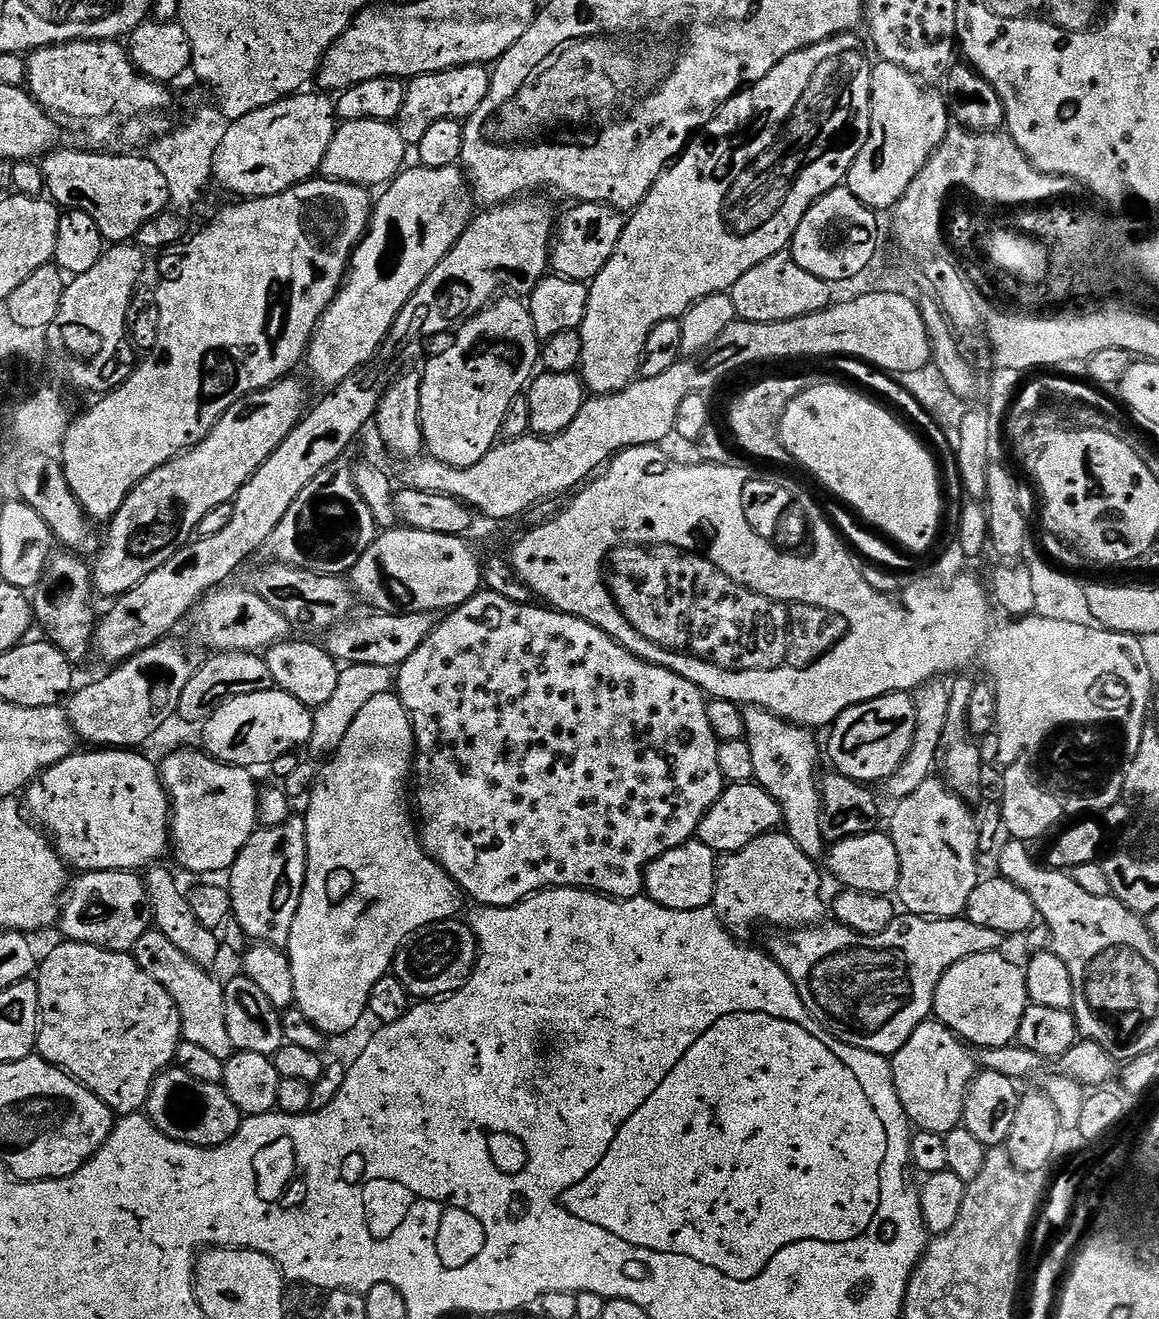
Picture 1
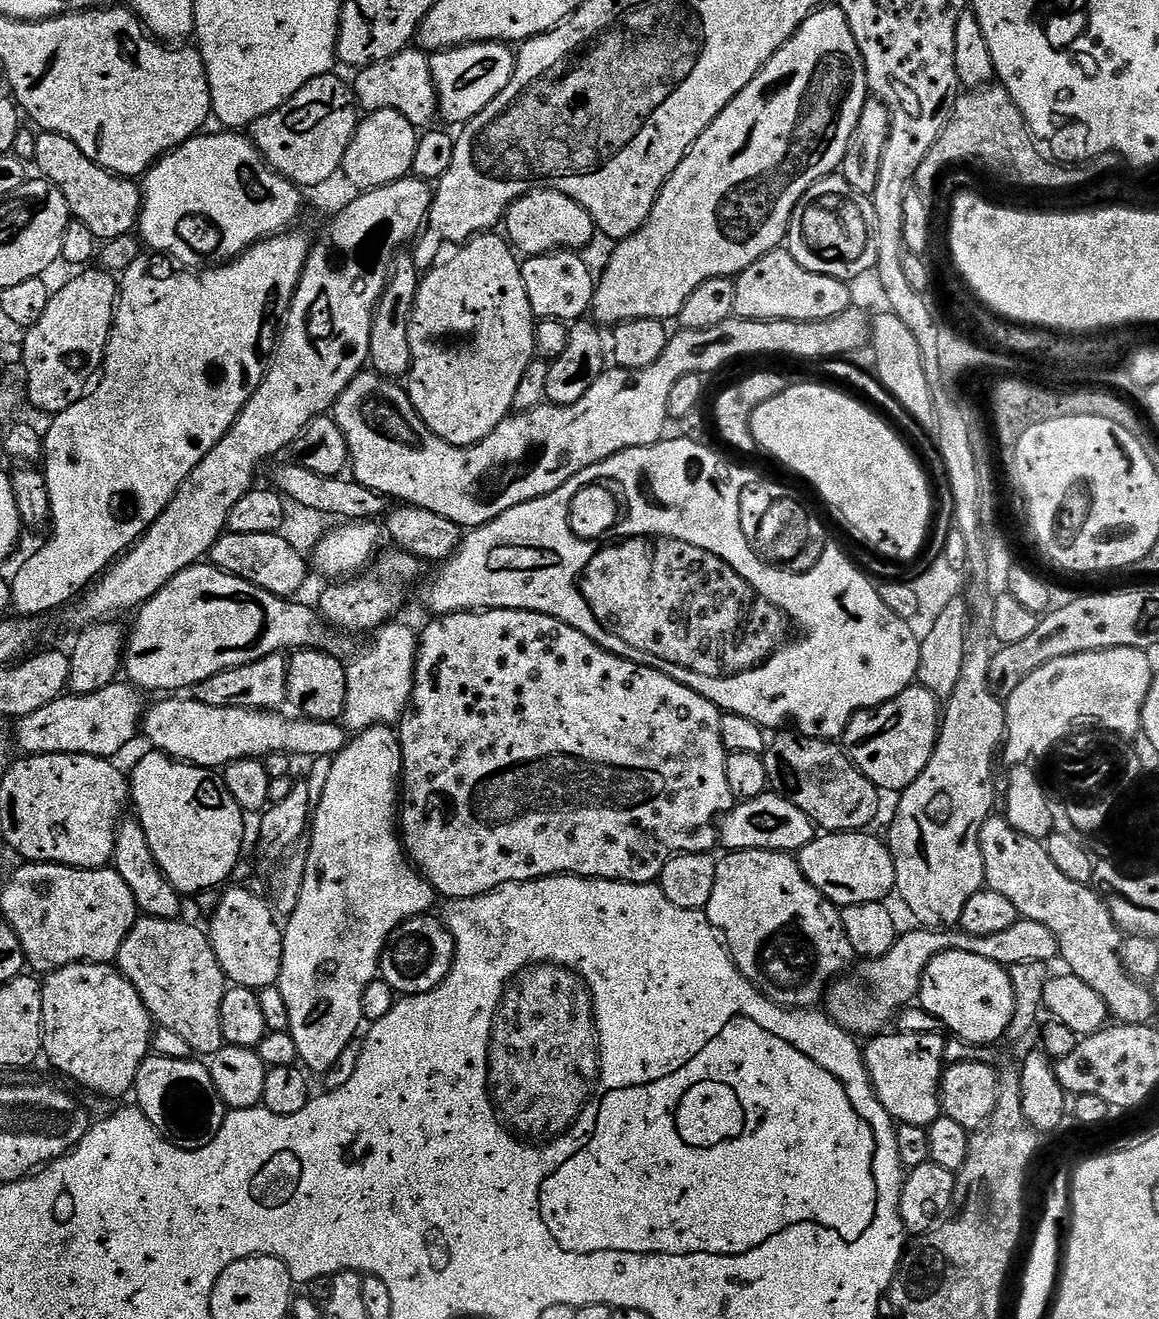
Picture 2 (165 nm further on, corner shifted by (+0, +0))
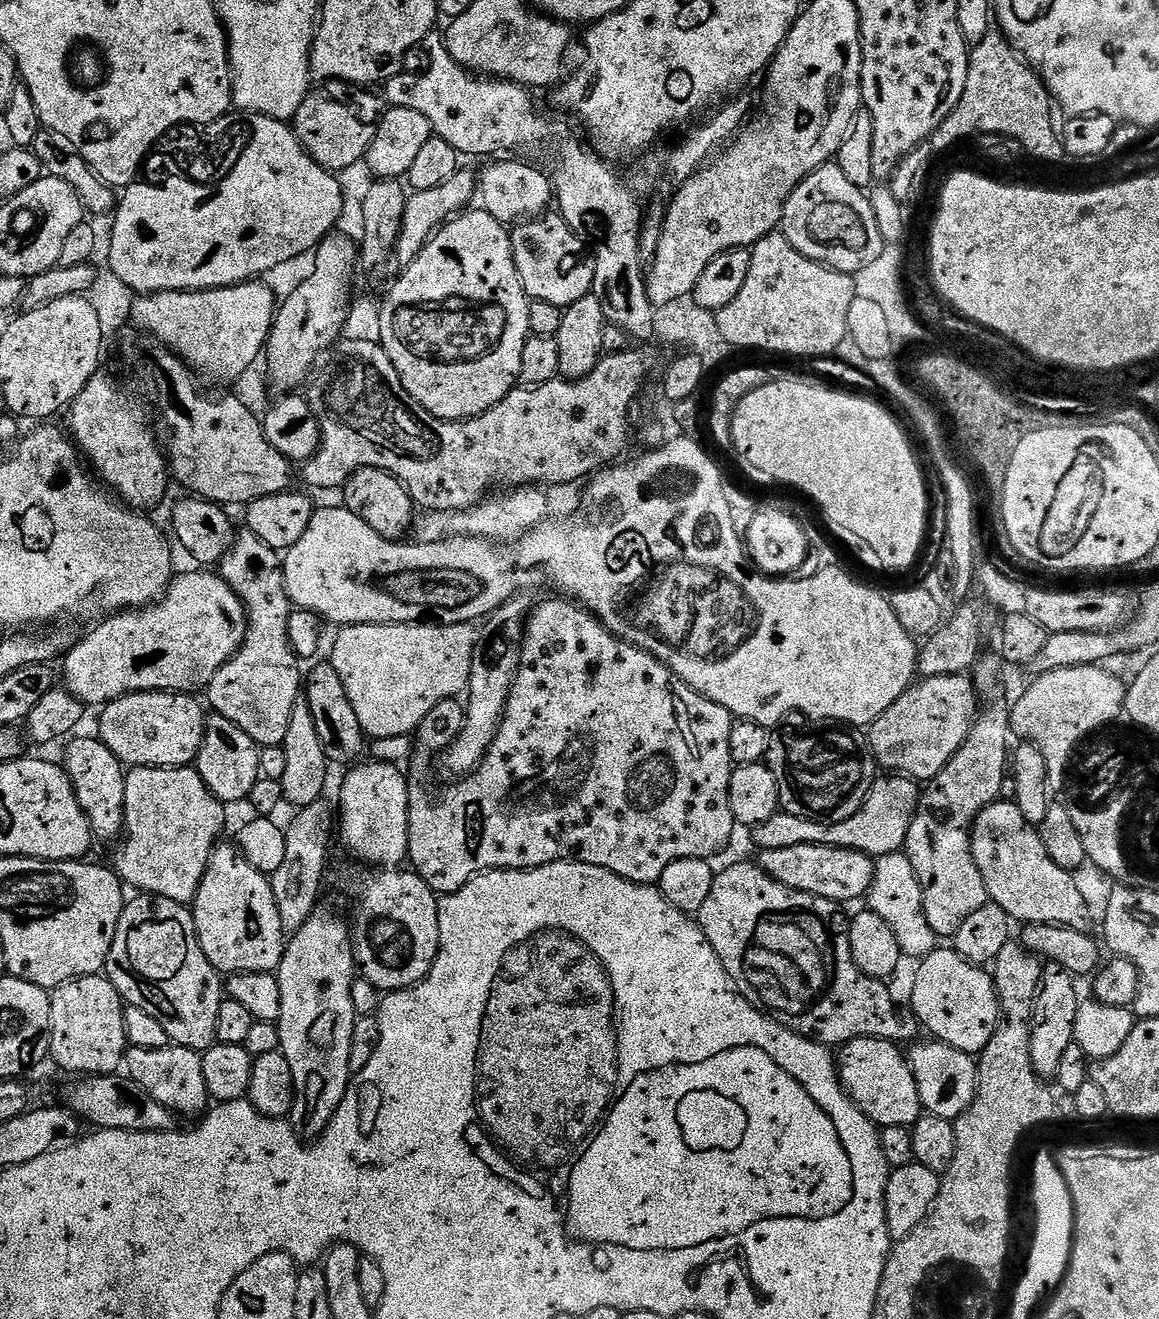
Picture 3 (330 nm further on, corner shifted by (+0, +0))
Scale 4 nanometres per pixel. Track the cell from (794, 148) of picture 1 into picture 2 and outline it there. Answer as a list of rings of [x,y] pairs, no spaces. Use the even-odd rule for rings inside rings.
[[[835,6],[817,8],[806,18],[806,22],[802,22],[800,29],[779,48],[774,54],[774,58],[770,58],[770,62],[766,62],[766,66],[752,79],[750,86],[746,86],[746,90],[739,92],[722,110],[722,114],[718,114],[718,118],[714,118],[714,122],[710,122],[708,129],[695,140],[692,149],[686,154],[686,158],[682,158],[678,170],[674,170],[674,174],[670,174],[670,178],[662,186],[662,190],[650,210],[648,222],[643,224],[633,236],[619,241],[613,247],[616,249],[613,250],[612,257],[609,258],[608,265],[604,268],[604,273],[601,276],[599,273],[596,280],[596,293],[592,296],[591,315],[604,326],[625,324],[627,320],[637,320],[638,318],[654,318],[665,322],[675,321],[679,317],[682,306],[686,306],[686,298],[690,298],[690,294],[694,294],[694,290],[698,290],[698,286],[702,286],[702,282],[723,276],[735,278],[740,275],[742,270],[746,270],[746,266],[754,266],[754,262],[758,262],[758,258],[777,251],[788,239],[788,227],[792,221],[792,215],[798,202],[806,194],[806,190],[810,190],[810,186],[814,186],[822,178],[833,175],[843,165],[852,135],[858,126],[858,118],[862,118],[862,106],[868,99],[870,99],[870,93],[864,59],[858,50],[858,42],[854,42],[850,22],[846,22],[846,14],[842,14],[842,10]]]

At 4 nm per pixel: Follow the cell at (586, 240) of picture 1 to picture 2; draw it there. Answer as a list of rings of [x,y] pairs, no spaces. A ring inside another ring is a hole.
[[[537,188],[524,196],[519,196],[508,207],[502,221],[506,239],[517,253],[529,256],[545,256],[561,250],[584,250],[592,239],[597,239],[596,223],[578,202],[566,194],[549,188]]]

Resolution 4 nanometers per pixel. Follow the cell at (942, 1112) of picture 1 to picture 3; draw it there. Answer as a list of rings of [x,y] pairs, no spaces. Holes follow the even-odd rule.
[[[858,1038],[843,1045],[838,1052],[838,1071],[840,1084],[848,1097],[859,1106],[862,1114],[872,1119],[873,1124],[880,1128],[902,1126],[908,1128],[916,1123],[922,1115],[920,1099],[918,1098],[918,1082],[914,1082],[912,1067],[908,1064],[908,1057],[902,1051],[901,1045],[882,1038]]]

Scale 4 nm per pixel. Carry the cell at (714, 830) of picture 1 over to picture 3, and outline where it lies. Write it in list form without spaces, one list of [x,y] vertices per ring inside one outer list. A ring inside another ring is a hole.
[[[884,774],[872,784],[871,790],[866,794],[866,802],[862,802],[858,814],[854,814],[854,818],[846,818],[846,822],[823,824],[817,820],[798,818],[781,810],[774,818],[770,818],[770,822],[762,822],[754,829],[757,849],[786,850],[786,846],[825,844],[831,848],[865,852],[873,858],[889,856],[891,852],[899,852],[907,845],[910,822],[914,822],[921,791],[921,785],[910,776]]]

